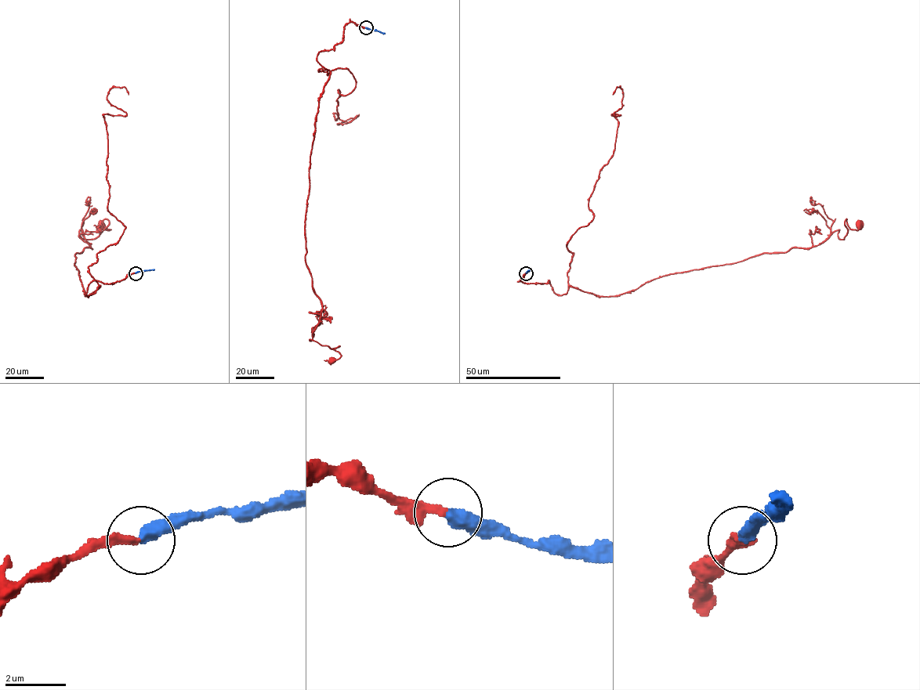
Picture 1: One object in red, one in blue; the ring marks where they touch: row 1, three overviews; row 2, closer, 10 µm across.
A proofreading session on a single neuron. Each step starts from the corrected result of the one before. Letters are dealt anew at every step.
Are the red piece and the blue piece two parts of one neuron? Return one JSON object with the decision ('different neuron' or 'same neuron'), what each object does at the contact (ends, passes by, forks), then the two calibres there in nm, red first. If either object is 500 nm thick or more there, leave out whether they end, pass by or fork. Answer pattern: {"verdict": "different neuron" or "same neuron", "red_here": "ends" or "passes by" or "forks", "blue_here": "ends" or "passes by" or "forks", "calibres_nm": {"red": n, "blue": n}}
{"verdict": "same neuron", "red_here": "ends", "blue_here": "ends", "calibres_nm": {"red": 320, "blue": 440}}

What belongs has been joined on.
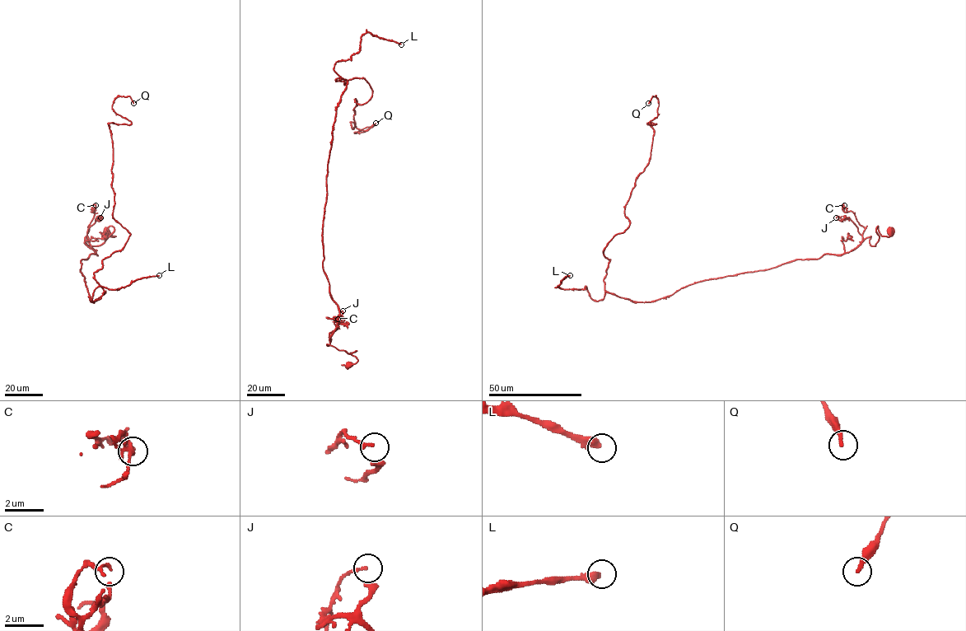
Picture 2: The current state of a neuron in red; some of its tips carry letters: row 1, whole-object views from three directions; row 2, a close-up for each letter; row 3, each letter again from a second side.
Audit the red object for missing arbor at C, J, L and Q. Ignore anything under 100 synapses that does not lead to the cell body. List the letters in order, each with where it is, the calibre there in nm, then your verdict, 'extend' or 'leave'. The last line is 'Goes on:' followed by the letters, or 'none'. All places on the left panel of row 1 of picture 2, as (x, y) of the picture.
C: at (95, 205); 90 nm thick; leave
J: at (100, 217); 150 nm thick; leave
L: at (159, 275); 400 nm thick; extend
Q: at (133, 103); 200 nm thick; leave
Goes on: L

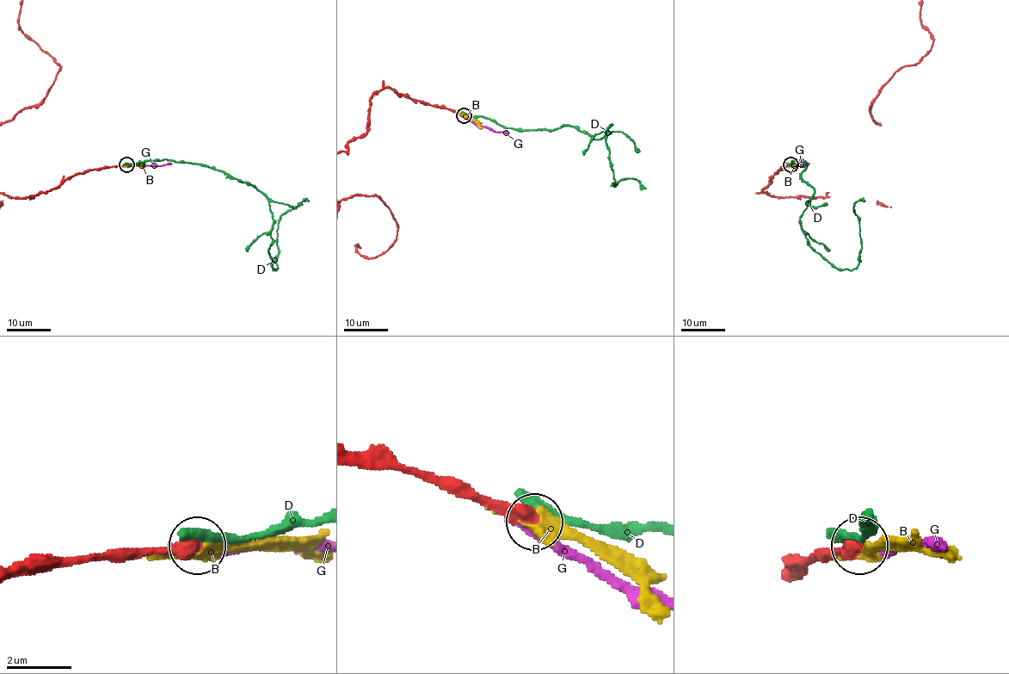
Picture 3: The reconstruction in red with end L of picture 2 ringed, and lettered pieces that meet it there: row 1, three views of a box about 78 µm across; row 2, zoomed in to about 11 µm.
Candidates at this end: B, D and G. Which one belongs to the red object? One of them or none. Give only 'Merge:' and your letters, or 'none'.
Merge: none

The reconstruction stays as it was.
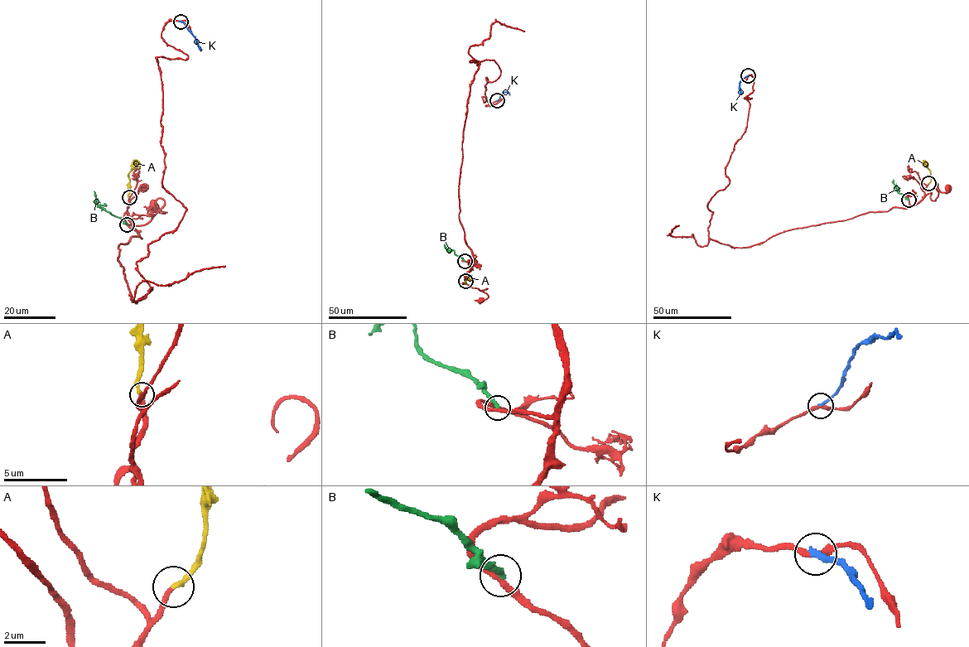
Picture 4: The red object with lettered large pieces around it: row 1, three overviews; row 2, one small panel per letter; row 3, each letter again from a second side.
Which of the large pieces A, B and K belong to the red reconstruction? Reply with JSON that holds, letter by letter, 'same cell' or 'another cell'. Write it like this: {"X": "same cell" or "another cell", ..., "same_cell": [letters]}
{"A": "same cell", "B": "another cell", "K": "another cell", "same_cell": ["A"]}

